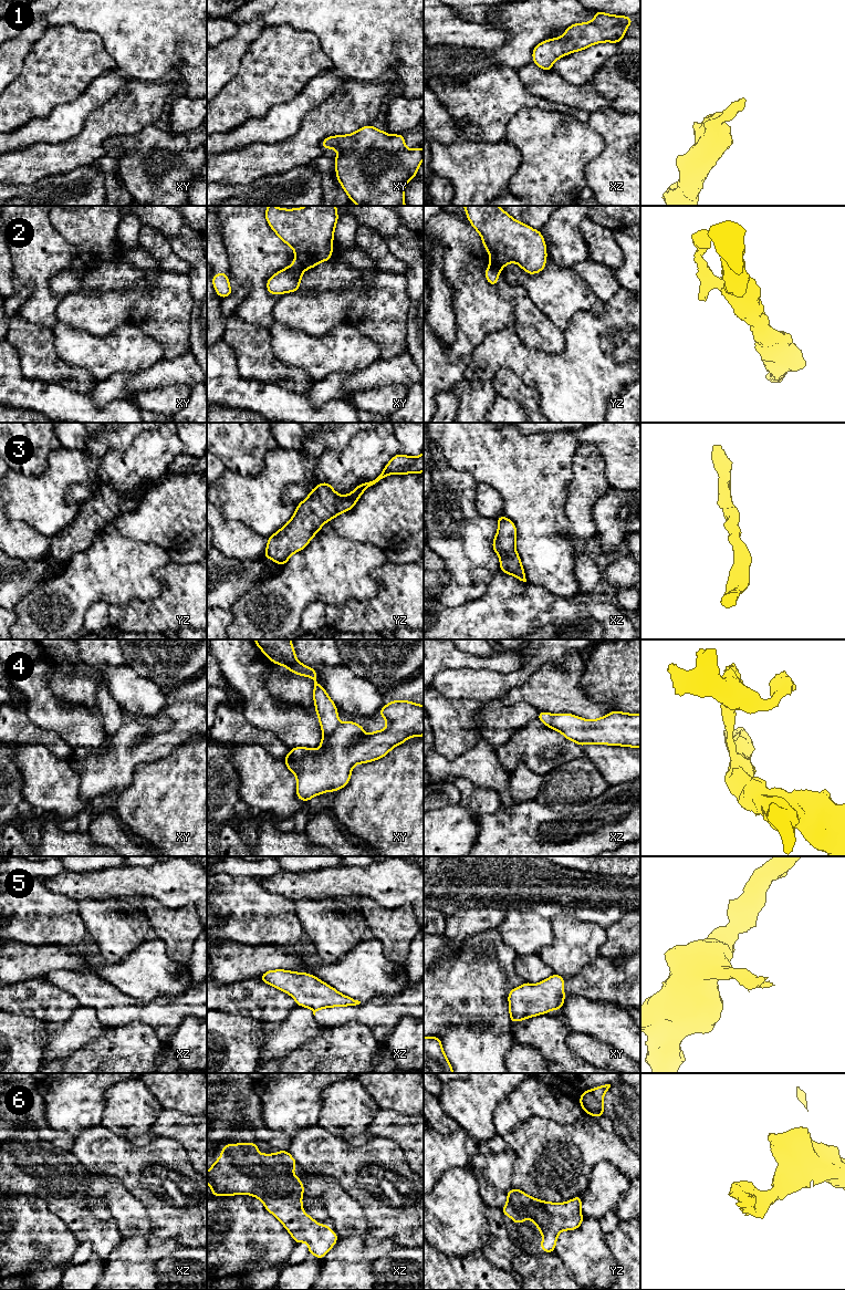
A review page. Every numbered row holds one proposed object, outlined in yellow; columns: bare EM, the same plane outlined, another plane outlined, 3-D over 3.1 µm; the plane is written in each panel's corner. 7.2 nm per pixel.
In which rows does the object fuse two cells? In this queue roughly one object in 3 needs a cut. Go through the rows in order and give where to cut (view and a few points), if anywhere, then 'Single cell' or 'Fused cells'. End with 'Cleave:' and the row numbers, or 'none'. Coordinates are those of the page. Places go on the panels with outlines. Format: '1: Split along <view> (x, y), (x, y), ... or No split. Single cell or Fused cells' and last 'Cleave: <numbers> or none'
1: No split. Single cell
2: Split along xy (295, 256), (304, 269). Fused cells
3: No split. Single cell
4: Split along xy (340, 724), (331, 734), (324, 736). Fused cells
5: No split. Single cell
6: No split. Single cell
Cleave: 2, 4

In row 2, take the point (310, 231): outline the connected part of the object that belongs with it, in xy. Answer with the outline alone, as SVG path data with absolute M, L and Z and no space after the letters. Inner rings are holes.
M306 206L296 209L265 208L272 230L294 250L304 270L328 261L333 254L336 206Z

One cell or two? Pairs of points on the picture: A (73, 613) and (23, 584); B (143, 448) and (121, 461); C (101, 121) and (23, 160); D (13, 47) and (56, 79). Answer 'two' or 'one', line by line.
A: two
B: one
C: one
D: two

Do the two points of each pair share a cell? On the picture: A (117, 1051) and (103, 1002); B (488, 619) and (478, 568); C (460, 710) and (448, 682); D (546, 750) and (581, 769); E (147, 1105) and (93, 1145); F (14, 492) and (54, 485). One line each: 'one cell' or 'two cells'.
A: two cells
B: two cells
C: two cells
D: two cells
E: two cells
F: one cell

